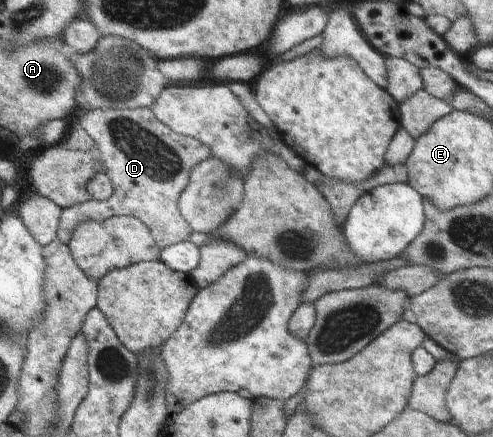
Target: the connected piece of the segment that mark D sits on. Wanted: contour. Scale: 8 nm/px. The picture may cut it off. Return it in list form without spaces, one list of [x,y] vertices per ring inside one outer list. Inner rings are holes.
[[[148,108],[82,111],[76,117],[74,127],[82,128],[95,141],[96,148],[101,155],[101,163],[104,165],[104,173],[108,175],[114,185],[114,195],[107,200],[90,199],[87,202],[64,208],[61,211],[57,238],[63,244],[68,245],[79,223],[89,220],[101,222],[116,215],[134,216],[145,223],[162,250],[178,242],[188,242],[193,229],[182,217],[178,209],[178,200],[188,183],[191,169],[203,159],[208,159],[211,156],[211,147],[192,136],[172,131]]]

